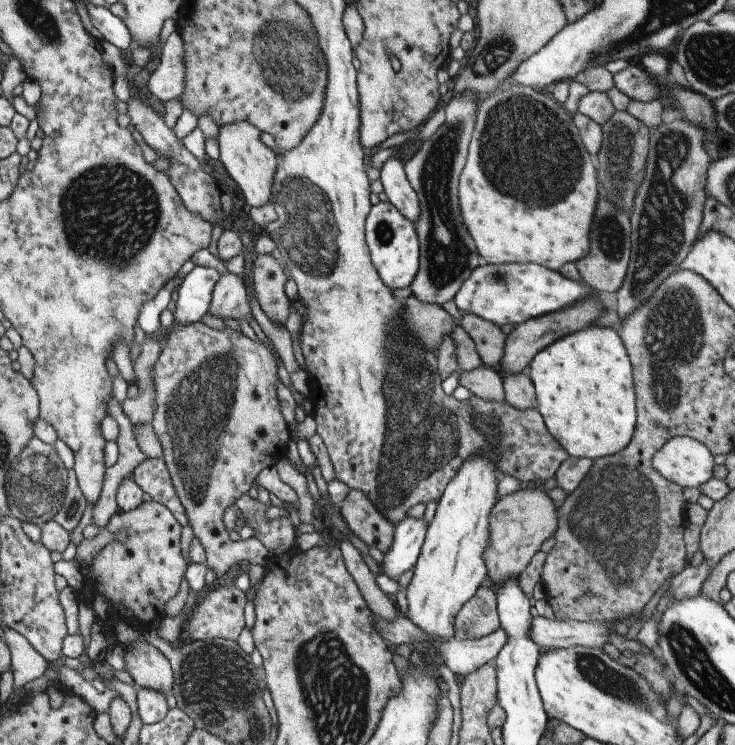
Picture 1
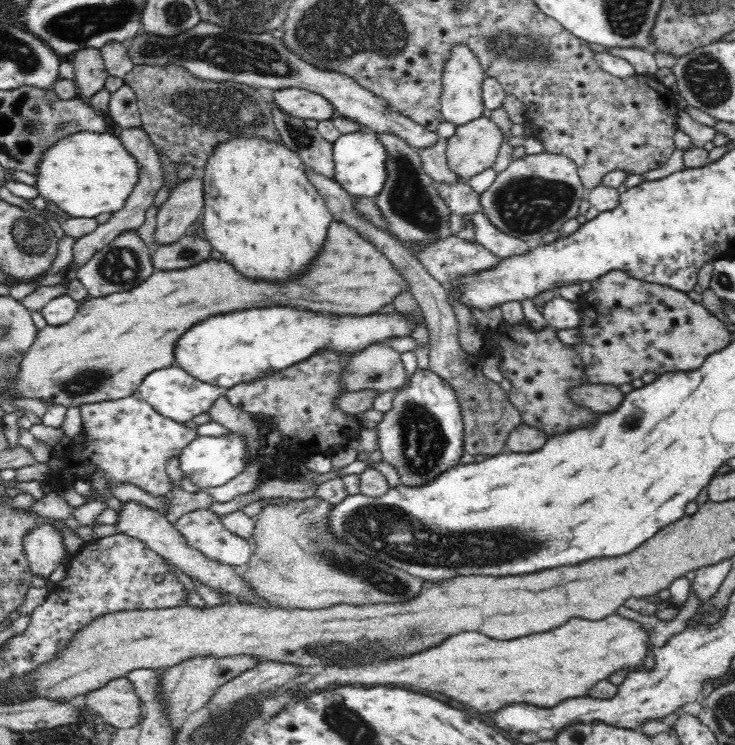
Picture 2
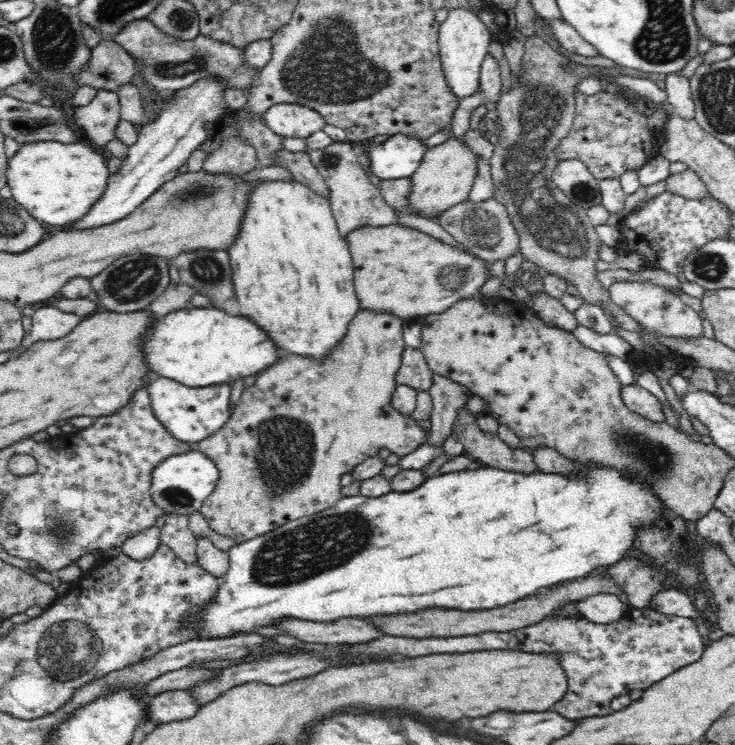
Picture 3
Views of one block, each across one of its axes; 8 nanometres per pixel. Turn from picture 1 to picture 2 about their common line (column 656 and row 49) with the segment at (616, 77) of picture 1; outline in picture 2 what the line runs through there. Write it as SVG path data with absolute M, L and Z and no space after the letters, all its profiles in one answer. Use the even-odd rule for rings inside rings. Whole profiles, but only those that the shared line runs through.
M83 49L74 53L72 58L74 83L83 99L105 88L108 72L99 49Z

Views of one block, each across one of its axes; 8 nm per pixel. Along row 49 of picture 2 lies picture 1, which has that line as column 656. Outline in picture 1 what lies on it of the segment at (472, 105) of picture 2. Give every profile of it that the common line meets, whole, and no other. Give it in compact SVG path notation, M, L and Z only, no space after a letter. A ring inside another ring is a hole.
M676 436L653 457L653 468L678 488L700 488L713 478L715 456L698 440Z

